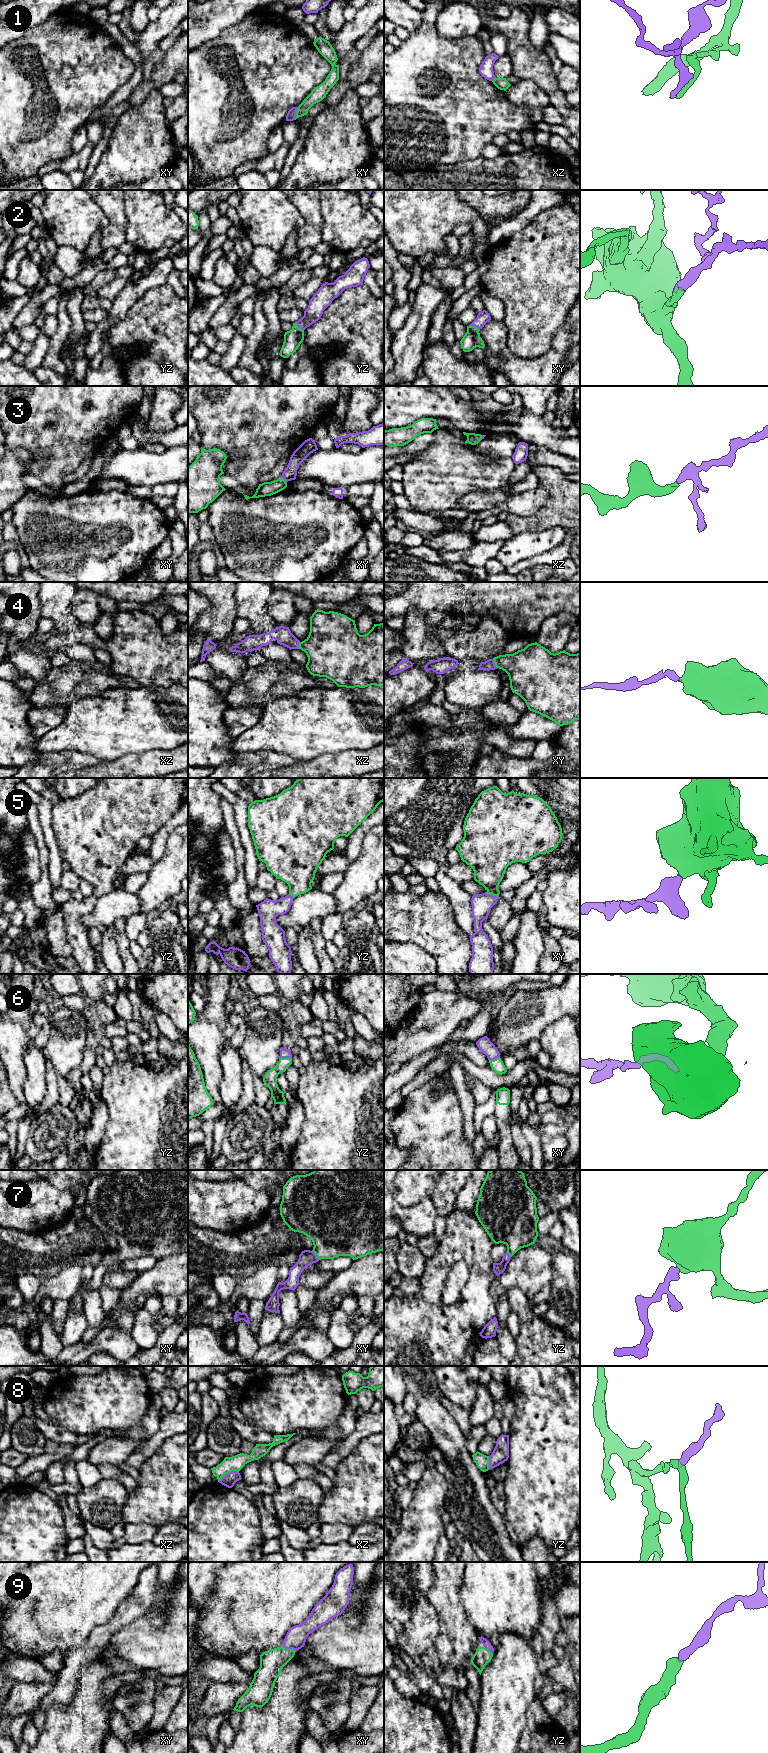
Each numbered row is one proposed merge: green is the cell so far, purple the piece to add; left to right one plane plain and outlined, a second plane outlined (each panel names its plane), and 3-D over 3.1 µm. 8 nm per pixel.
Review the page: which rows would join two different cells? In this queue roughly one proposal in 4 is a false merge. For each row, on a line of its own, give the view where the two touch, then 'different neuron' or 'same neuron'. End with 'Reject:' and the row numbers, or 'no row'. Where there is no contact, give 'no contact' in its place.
1: contact in xy; same neuron
2: contact in yz; same neuron
3: contact in xy; same neuron
4: contact in xy; same neuron
5: contact in xy; same neuron
6: contact in yz; same neuron
7: contact in xy; same neuron
8: contact in xz; different neuron
9: contact in xy; same neuron
Reject: 8

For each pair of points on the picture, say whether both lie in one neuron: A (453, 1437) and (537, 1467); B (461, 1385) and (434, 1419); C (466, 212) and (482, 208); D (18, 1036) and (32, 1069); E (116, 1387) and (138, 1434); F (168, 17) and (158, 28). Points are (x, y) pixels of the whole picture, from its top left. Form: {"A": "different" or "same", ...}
{"A": "different", "B": "different", "C": "different", "D": "different", "E": "different", "F": "same"}

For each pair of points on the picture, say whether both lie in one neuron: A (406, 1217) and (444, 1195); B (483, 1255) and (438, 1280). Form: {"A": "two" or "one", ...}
{"A": "two", "B": "one"}

